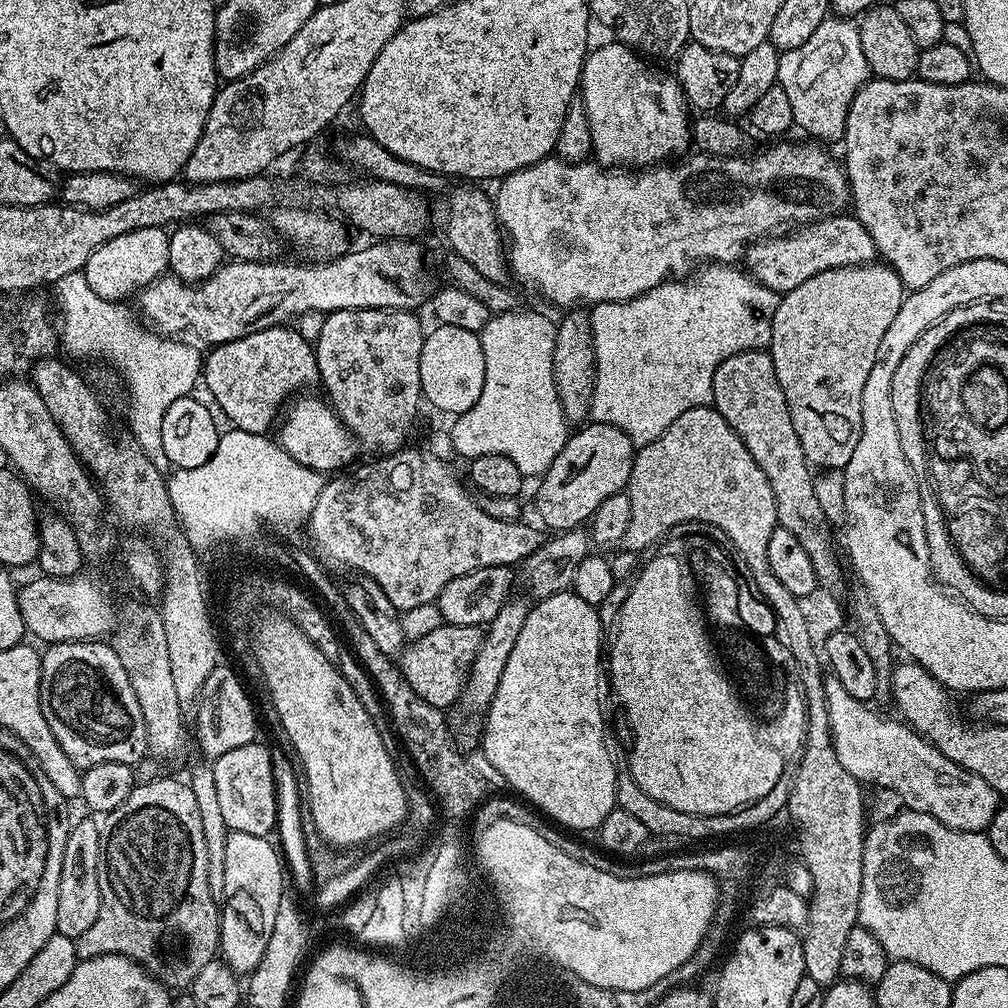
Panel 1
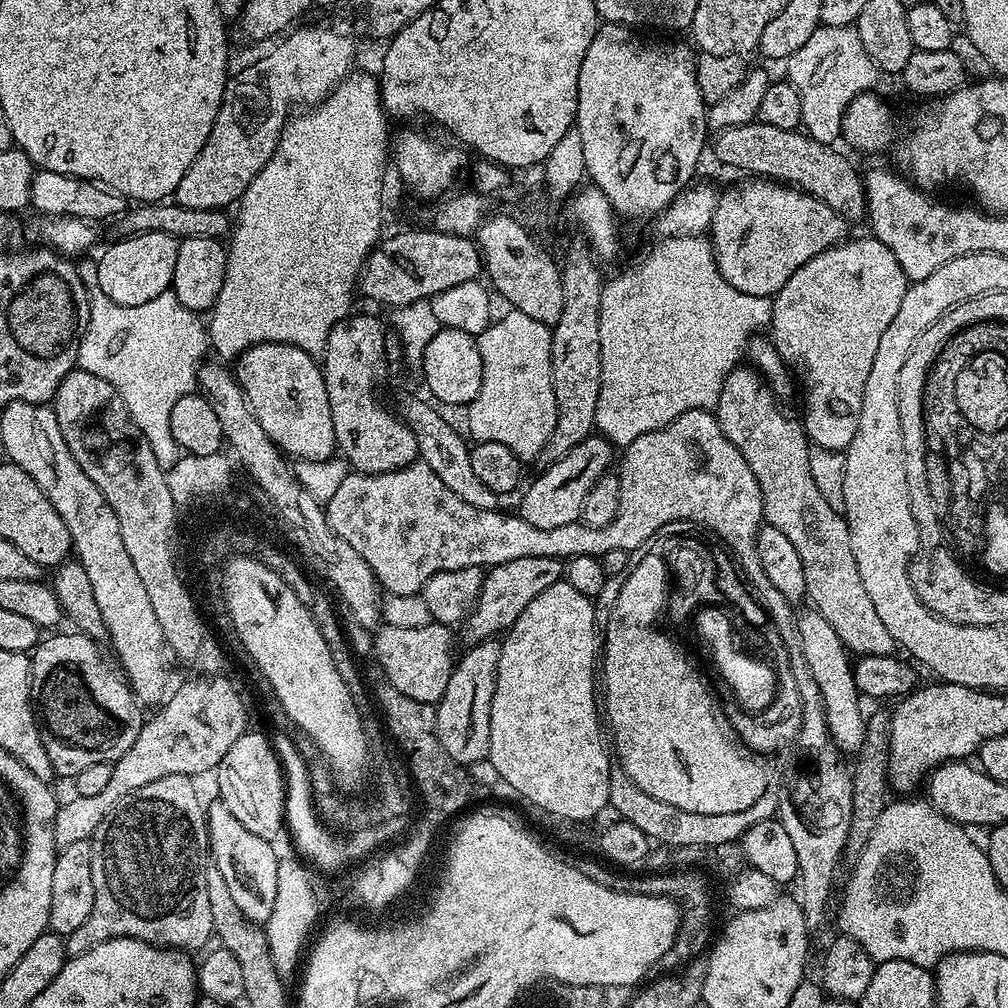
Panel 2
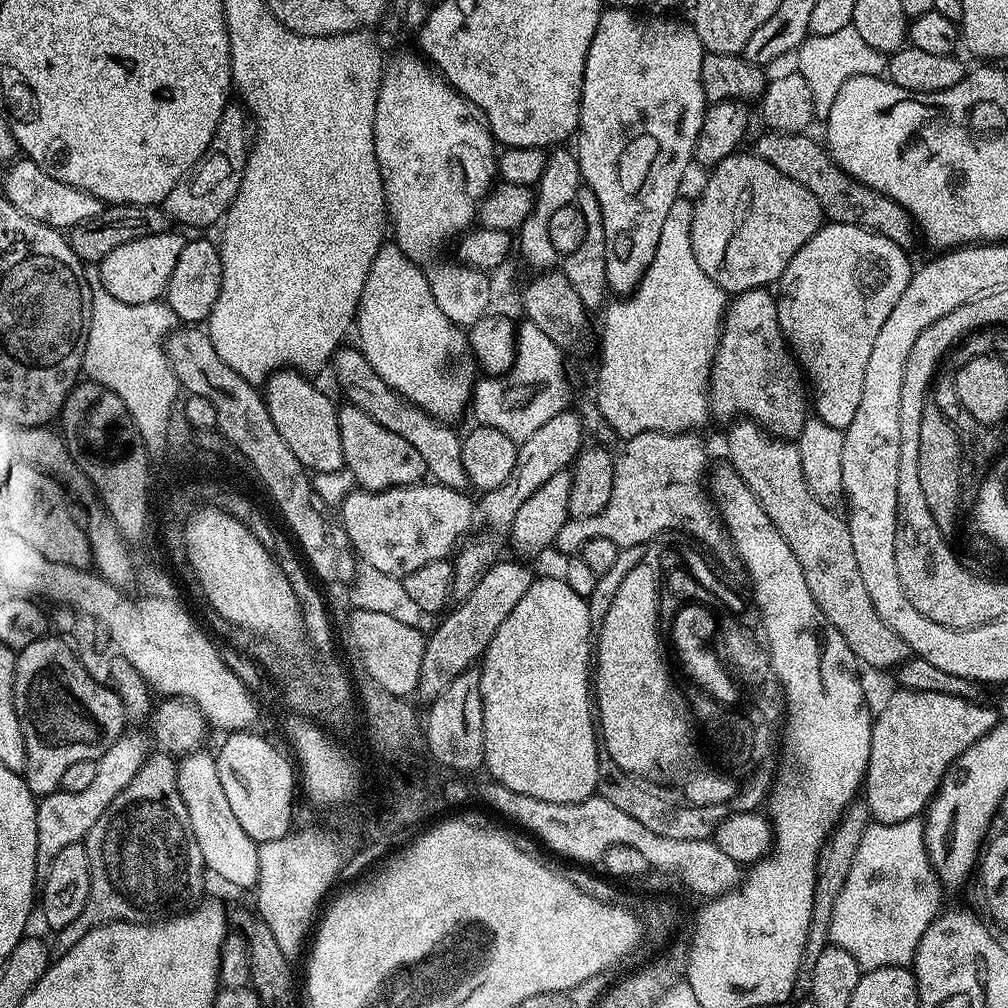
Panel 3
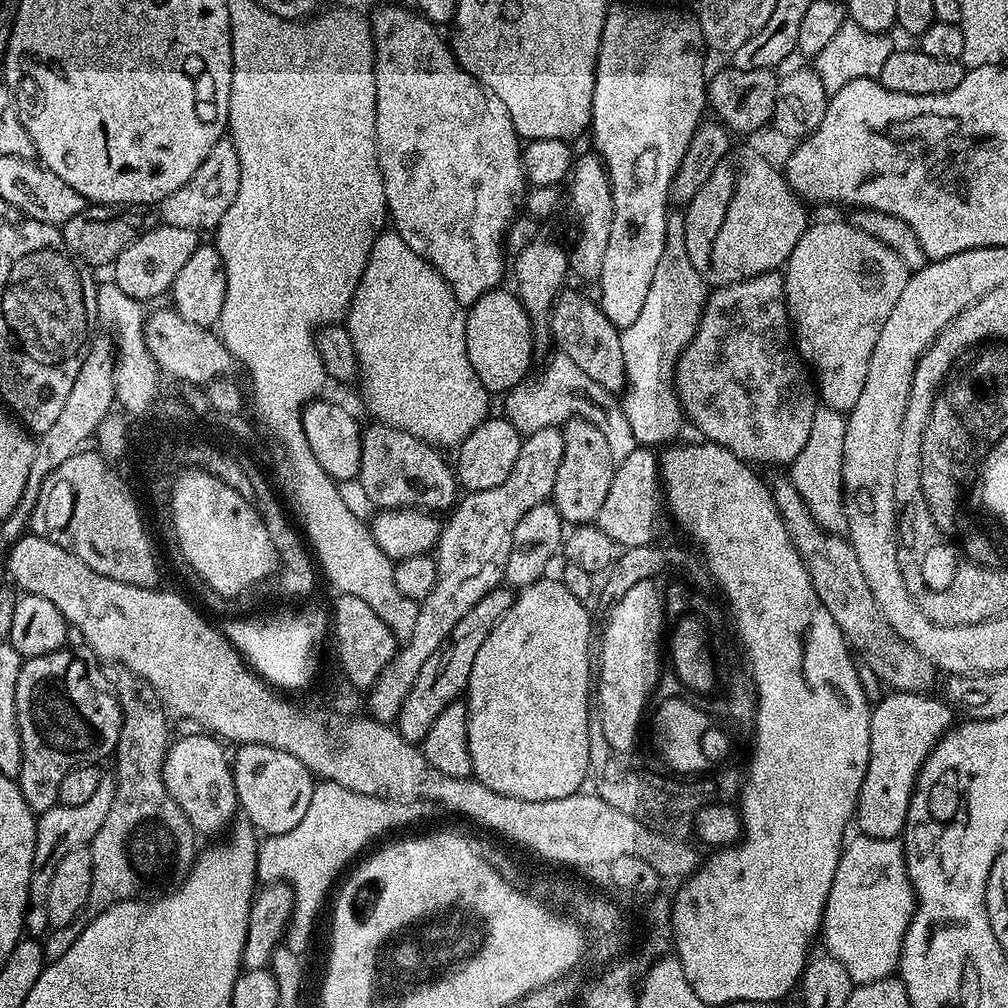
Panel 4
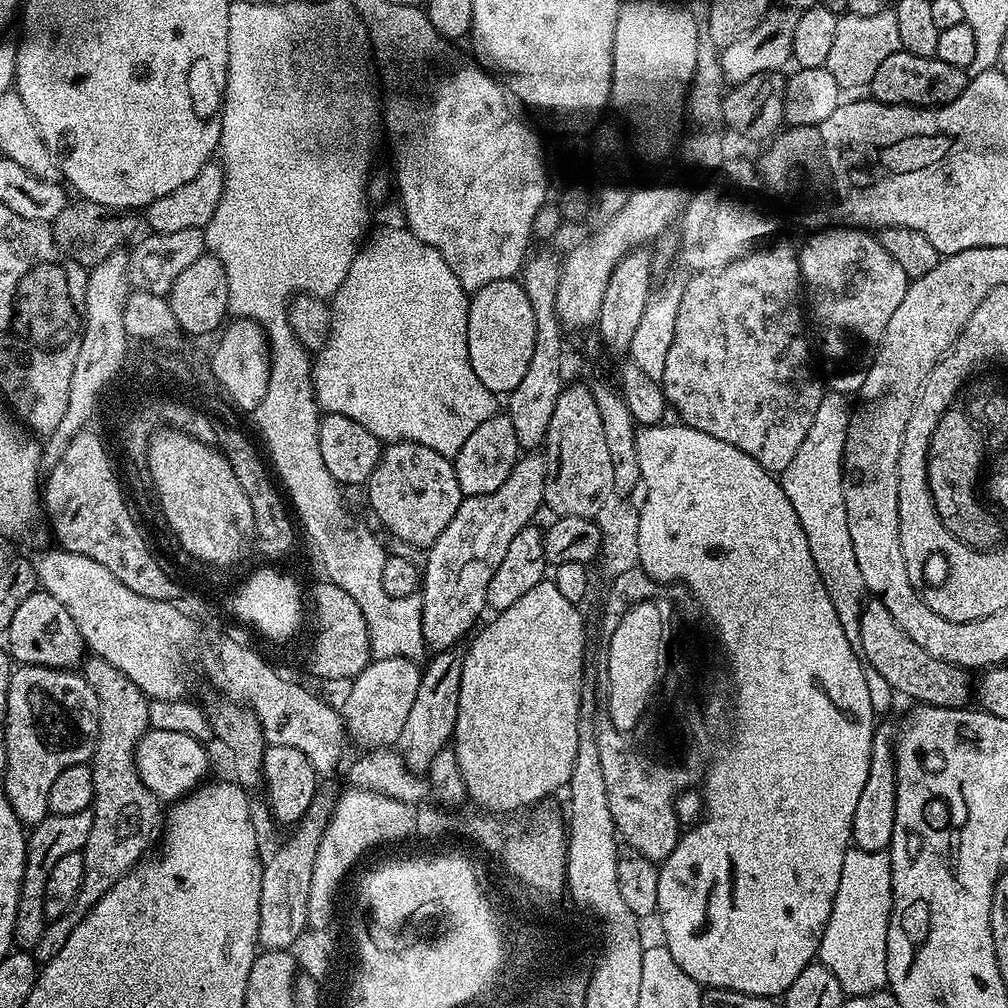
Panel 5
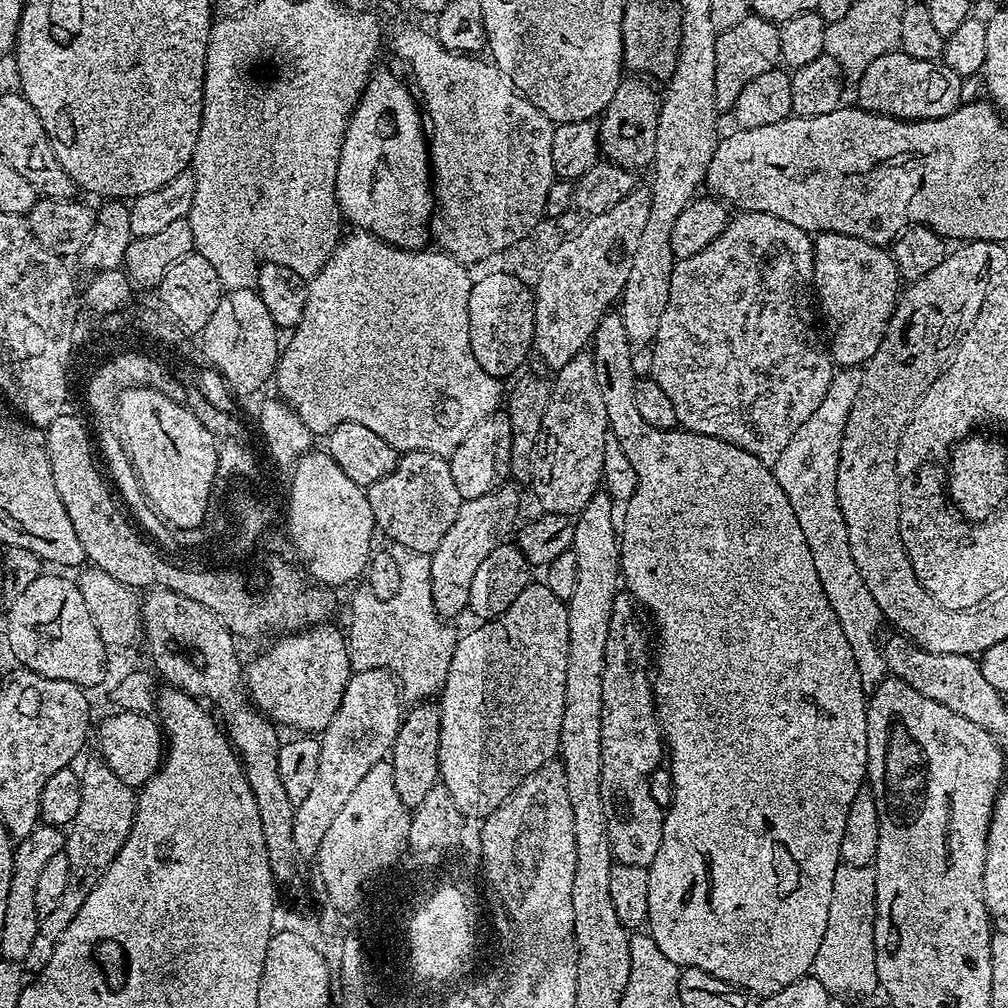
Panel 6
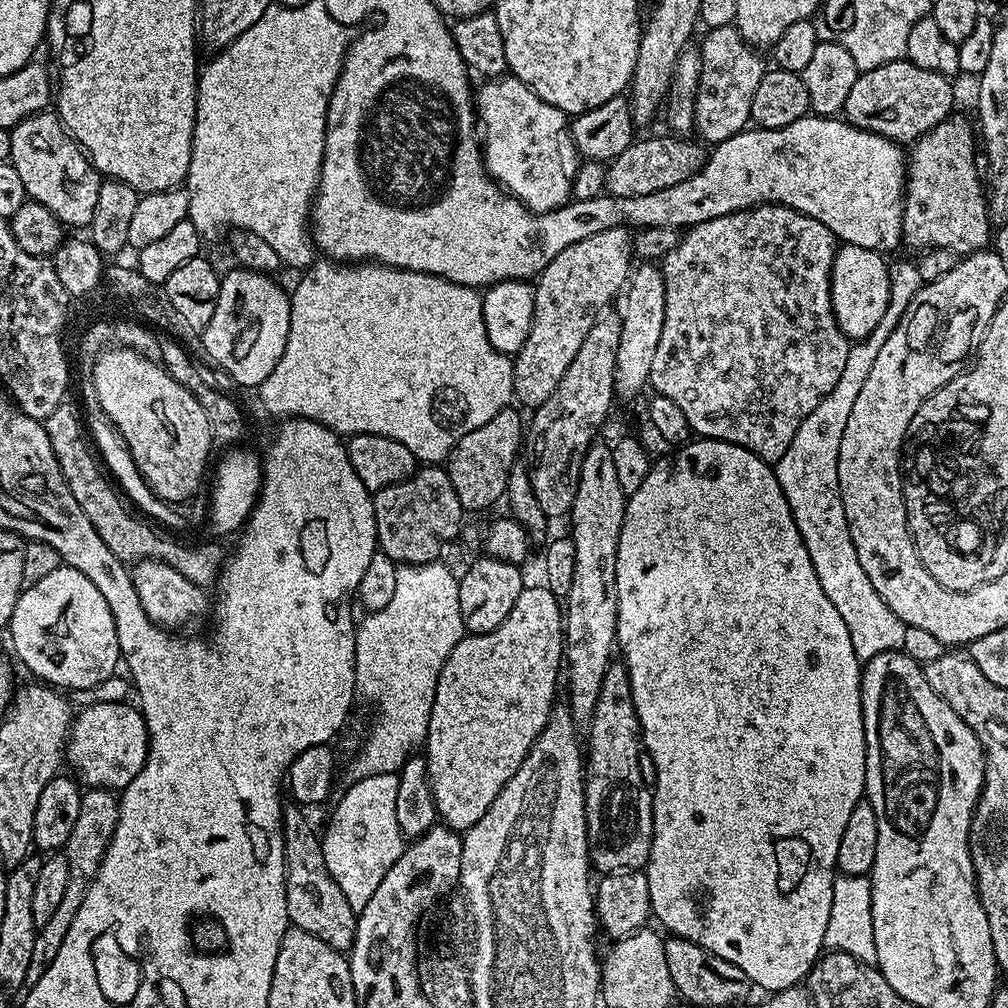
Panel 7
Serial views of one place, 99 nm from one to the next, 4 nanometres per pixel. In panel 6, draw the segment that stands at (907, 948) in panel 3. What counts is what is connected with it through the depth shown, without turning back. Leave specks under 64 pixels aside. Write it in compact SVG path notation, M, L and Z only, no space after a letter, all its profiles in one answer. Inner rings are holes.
M840 863L834 874L834 894L830 894L830 918L826 934L812 963L812 972L829 994L864 996L880 988L874 928L876 922L876 869Z

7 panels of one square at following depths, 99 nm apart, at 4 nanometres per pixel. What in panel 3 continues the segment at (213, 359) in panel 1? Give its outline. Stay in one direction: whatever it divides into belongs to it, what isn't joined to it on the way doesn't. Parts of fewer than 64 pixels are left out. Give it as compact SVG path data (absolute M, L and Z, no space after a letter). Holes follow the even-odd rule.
M295 370L274 372L269 376L262 395L268 404L270 418L274 418L274 426L278 426L278 434L282 434L282 438L286 438L286 446L290 446L290 450L294 450L294 458L298 458L298 462L302 462L302 466L312 474L338 471L344 467L342 434L338 426L340 414L337 405L332 405L331 398L322 389L315 388L308 380L311 379L305 373Z

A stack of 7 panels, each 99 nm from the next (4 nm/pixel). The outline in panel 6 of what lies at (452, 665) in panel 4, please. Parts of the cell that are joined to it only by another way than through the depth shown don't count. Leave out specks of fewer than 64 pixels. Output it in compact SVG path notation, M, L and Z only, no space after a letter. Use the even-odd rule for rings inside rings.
M424 702L407 713L400 723L398 738L390 753L390 763L394 770L394 786L398 789L398 798L402 798L402 806L410 810L422 806L429 796L430 790L438 787L440 780L440 726L442 723L442 708L436 702Z

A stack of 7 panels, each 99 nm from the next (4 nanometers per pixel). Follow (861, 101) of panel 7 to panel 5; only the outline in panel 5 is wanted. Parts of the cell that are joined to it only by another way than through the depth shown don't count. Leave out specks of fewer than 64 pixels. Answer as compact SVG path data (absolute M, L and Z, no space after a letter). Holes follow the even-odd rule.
M903 50L890 54L882 66L874 70L870 85L871 99L883 104L912 104L915 108L939 108L941 104L954 102L968 85L970 76L965 69L949 66L935 56L919 56Z

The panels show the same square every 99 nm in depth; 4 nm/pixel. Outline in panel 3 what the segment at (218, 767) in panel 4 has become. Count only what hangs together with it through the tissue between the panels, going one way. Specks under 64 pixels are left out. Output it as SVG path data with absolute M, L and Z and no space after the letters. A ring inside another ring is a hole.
M208 750L189 752L179 761L176 769L176 781L179 784L183 801L186 802L186 810L190 813L190 826L194 826L194 838L198 838L198 850L202 850L205 869L216 876L221 876L228 884L233 884L236 888L255 889L260 878L258 868L258 845L255 840L242 830L242 825L238 823L238 818L234 814L234 809L230 807L230 802L226 798L226 790L222 790L222 778L216 765L216 757Z

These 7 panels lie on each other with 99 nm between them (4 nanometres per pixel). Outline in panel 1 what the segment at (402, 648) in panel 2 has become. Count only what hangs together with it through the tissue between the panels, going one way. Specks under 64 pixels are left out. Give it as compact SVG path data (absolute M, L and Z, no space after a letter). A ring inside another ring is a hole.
M440 624L438 630L432 630L422 638L411 641L405 647L398 663L406 682L414 686L418 698L430 702L430 706L441 710L455 705L460 699L466 678L472 674L472 664L478 658L484 641L485 629L457 624Z

